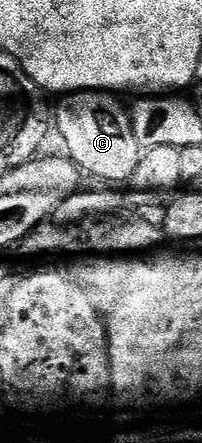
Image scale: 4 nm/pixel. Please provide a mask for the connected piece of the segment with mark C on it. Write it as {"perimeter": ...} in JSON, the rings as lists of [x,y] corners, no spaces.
{"perimeter":[[[85,89],[82,93],[68,93],[62,98],[59,106],[53,109],[53,129],[59,132],[63,140],[66,156],[70,157],[84,174],[100,177],[103,181],[130,182],[133,171],[139,162],[141,146],[137,143],[137,135],[133,135],[131,115],[128,106],[122,105],[120,98],[110,91]]]}

